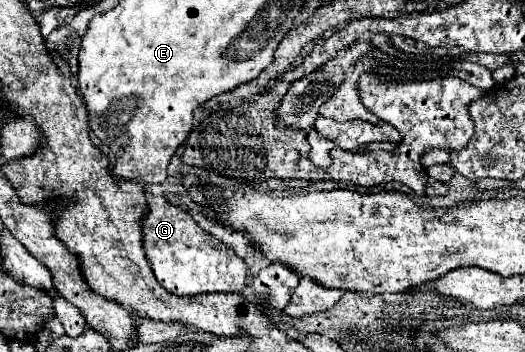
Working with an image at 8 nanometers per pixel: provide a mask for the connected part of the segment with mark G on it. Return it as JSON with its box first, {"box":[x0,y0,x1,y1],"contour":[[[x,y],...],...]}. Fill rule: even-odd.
{"box":[144,197,246,293],"contour":[[[148,197],[148,213],[144,219],[144,249],[158,283],[168,293],[242,293],[242,289],[246,287],[246,263],[222,241],[200,229],[186,211],[170,205],[162,197]]]}

